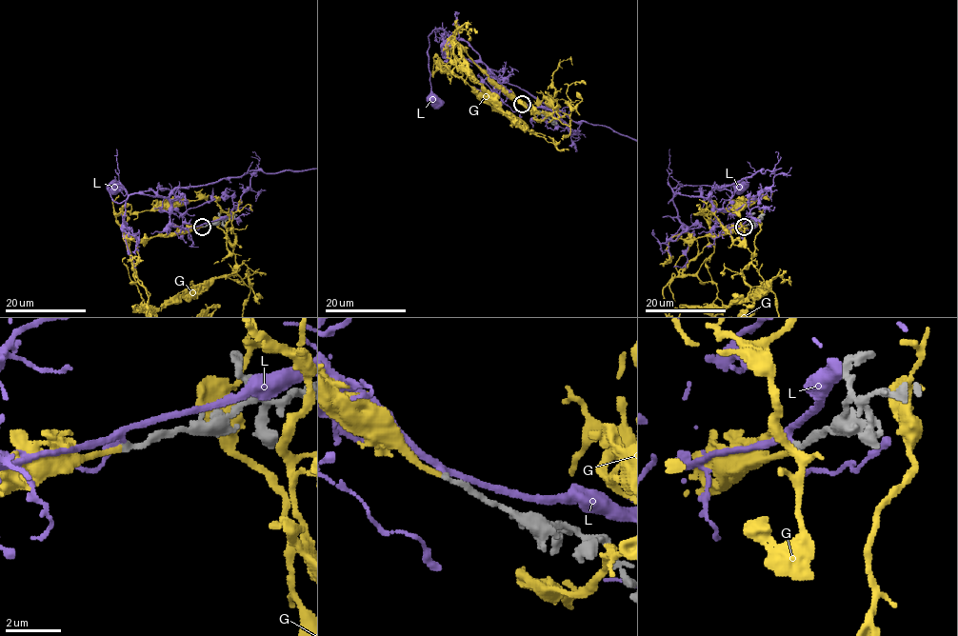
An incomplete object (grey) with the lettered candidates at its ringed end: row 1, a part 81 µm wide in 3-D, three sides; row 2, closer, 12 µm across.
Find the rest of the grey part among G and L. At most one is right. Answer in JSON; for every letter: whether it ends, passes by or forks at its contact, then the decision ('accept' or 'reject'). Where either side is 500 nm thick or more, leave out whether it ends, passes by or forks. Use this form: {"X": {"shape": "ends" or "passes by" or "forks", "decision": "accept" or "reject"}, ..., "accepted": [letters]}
{"G": {"shape": "ends", "decision": "accept"}, "L": {"shape": "passes by", "decision": "reject"}, "accepted": ["G"]}

